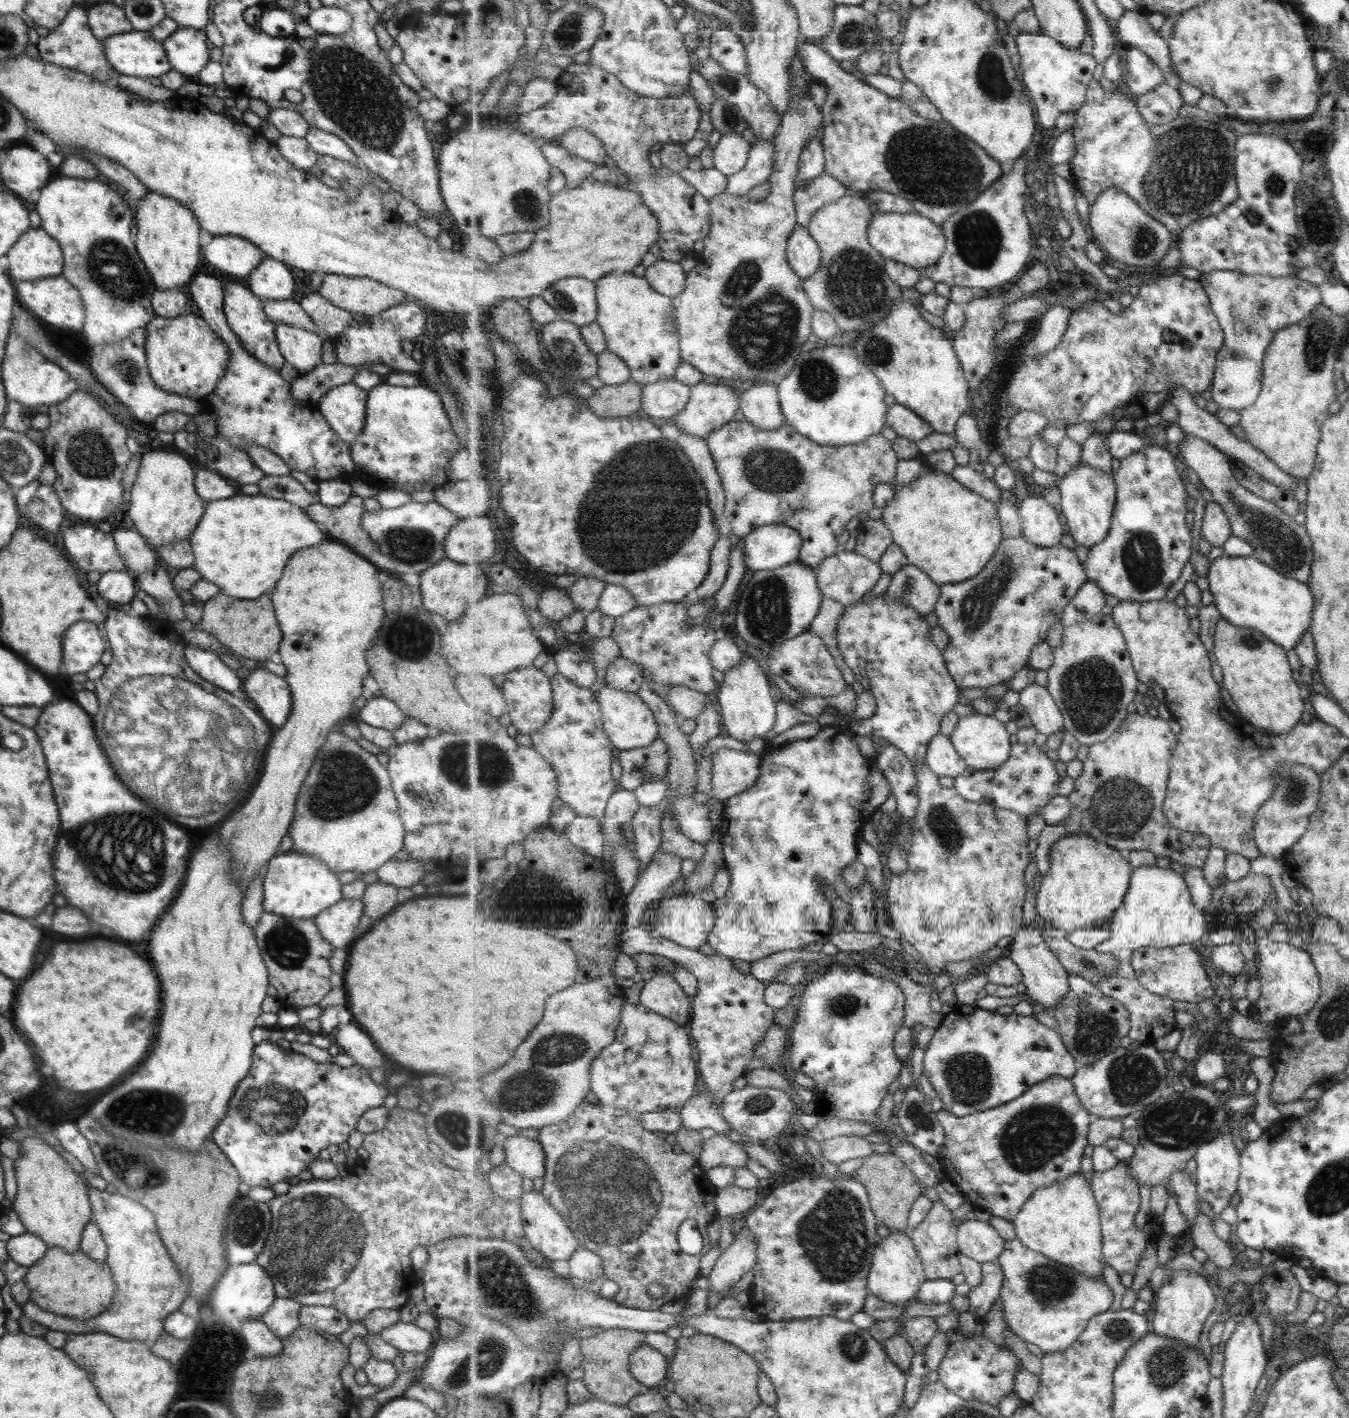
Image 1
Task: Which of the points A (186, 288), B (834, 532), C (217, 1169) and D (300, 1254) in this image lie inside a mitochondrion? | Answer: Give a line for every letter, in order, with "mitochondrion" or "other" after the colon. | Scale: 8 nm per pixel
A: other
B: other
C: other
D: mitochondrion

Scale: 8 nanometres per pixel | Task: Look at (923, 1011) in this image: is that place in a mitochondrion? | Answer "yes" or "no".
no

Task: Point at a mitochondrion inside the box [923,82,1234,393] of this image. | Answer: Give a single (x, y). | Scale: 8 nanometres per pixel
(1186, 173)

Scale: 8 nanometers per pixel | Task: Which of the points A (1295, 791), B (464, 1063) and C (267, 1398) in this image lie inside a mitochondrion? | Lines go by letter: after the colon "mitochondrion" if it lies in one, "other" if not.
A: mitochondrion
B: other
C: mitochondrion

